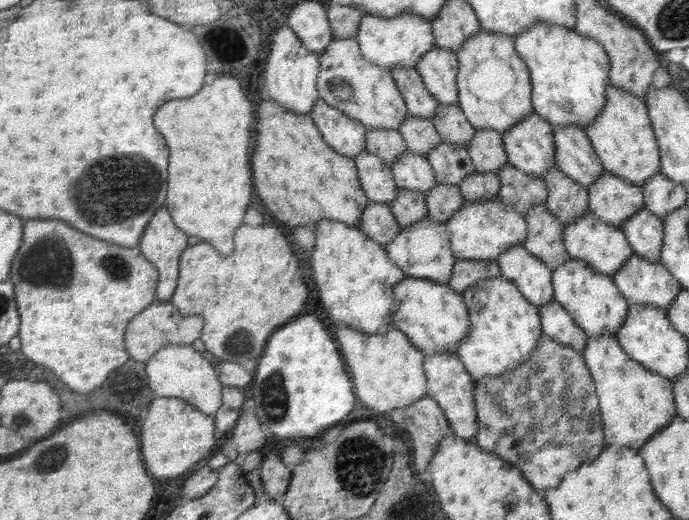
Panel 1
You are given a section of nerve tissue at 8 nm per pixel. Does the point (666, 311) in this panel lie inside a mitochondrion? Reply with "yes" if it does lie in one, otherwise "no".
no

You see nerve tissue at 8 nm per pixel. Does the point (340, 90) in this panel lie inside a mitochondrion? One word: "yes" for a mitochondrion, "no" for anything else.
yes

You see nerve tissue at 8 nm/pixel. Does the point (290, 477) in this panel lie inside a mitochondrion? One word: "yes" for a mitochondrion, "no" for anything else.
no

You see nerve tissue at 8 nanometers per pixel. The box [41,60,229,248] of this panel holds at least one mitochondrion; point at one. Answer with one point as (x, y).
(112, 189)

